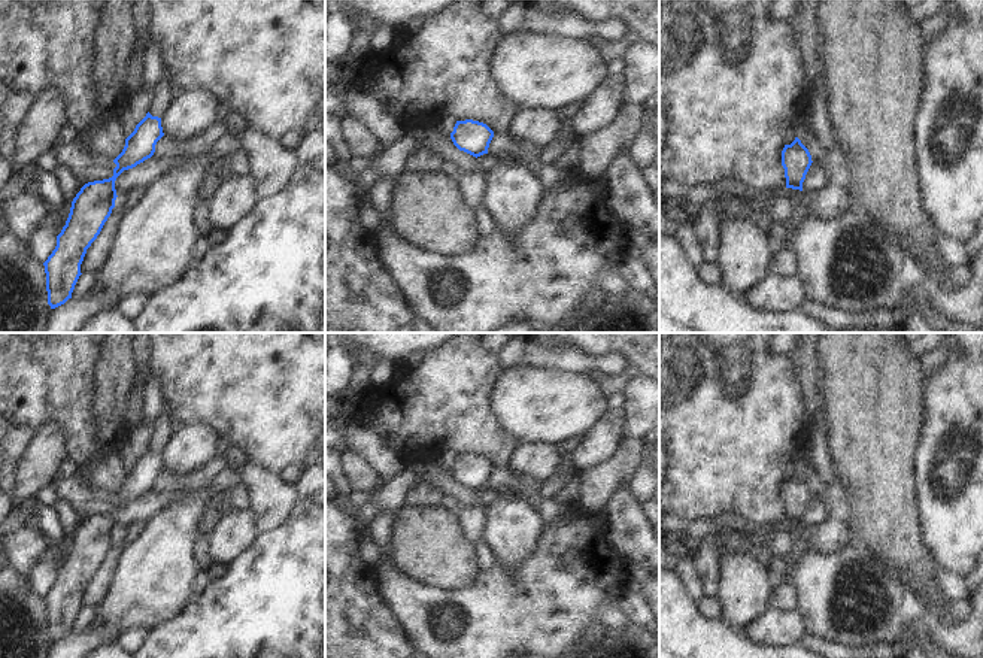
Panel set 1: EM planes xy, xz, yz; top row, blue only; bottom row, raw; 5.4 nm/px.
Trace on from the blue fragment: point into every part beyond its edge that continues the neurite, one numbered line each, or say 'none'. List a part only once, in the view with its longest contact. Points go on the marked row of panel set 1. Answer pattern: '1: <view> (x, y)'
none

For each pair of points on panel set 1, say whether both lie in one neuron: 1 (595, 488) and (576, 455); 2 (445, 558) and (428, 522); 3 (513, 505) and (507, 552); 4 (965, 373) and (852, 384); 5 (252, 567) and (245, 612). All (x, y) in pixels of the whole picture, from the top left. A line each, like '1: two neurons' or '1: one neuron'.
1: two neurons
2: one neuron
3: one neuron
4: two neurons
5: one neuron

